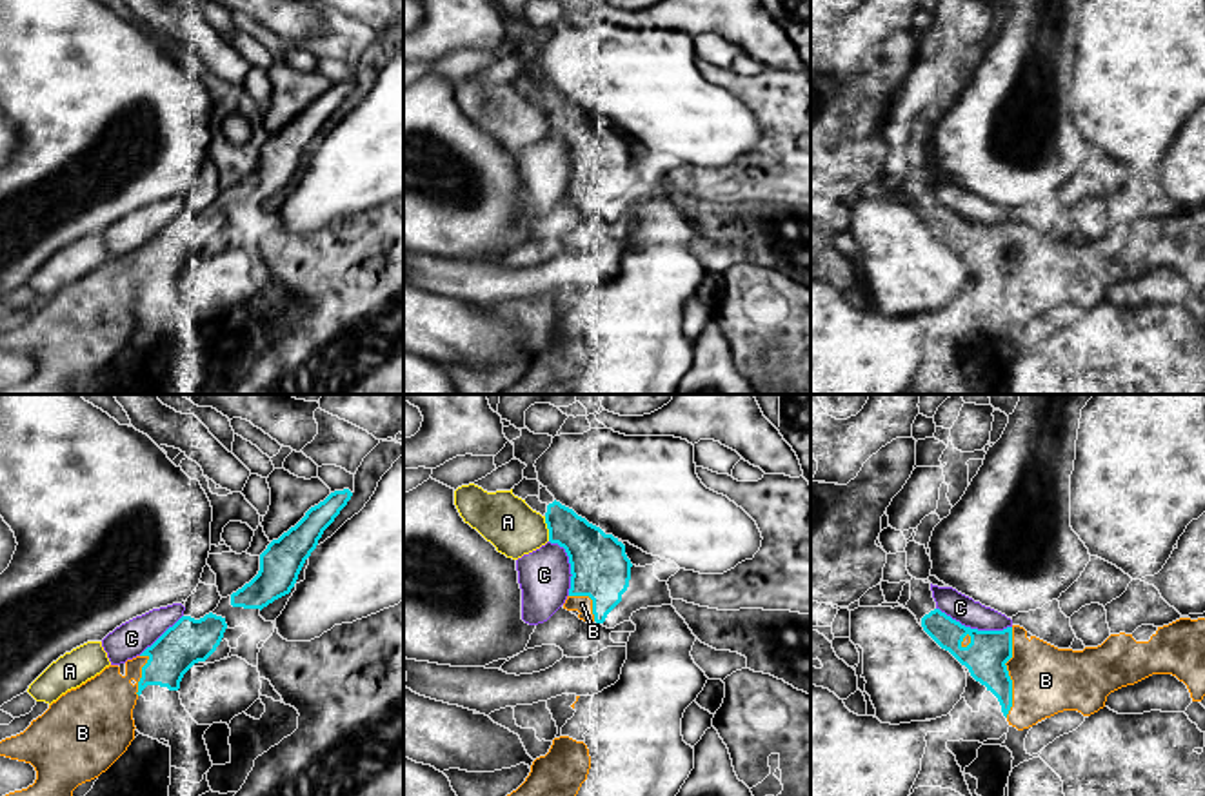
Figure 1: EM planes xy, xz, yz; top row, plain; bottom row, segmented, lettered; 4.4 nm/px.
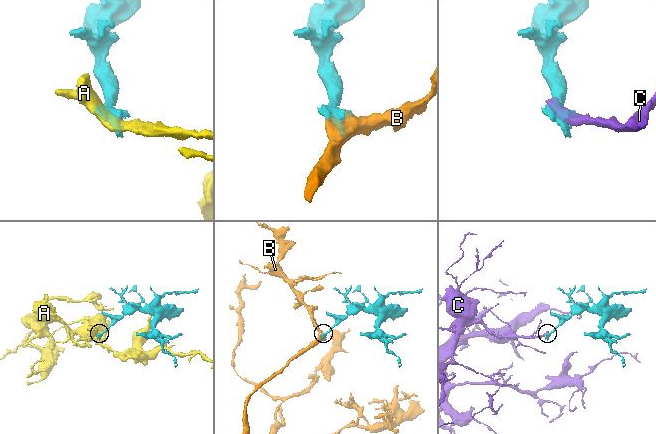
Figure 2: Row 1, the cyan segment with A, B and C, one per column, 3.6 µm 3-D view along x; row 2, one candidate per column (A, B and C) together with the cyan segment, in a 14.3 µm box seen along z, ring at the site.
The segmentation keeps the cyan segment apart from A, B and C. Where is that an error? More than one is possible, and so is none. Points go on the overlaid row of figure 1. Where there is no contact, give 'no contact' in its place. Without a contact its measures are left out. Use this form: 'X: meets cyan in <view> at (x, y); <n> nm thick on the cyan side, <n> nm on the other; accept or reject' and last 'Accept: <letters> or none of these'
A: meets cyan in xz at (547, 527); 220 nm thick on the cyan side, 240 nm on the other; reject
B: meets cyan in yz at (1007, 673); 190 nm thick on the cyan side, 300 nm on the other; accept
C: meets cyan in yz at (975, 629); 190 nm thick on the cyan side, 120 nm on the other; reject
Accept: B

